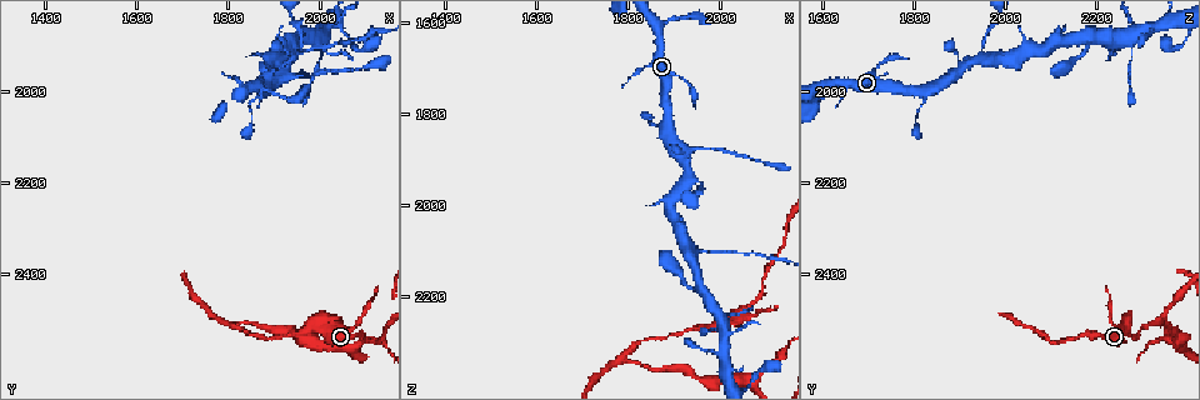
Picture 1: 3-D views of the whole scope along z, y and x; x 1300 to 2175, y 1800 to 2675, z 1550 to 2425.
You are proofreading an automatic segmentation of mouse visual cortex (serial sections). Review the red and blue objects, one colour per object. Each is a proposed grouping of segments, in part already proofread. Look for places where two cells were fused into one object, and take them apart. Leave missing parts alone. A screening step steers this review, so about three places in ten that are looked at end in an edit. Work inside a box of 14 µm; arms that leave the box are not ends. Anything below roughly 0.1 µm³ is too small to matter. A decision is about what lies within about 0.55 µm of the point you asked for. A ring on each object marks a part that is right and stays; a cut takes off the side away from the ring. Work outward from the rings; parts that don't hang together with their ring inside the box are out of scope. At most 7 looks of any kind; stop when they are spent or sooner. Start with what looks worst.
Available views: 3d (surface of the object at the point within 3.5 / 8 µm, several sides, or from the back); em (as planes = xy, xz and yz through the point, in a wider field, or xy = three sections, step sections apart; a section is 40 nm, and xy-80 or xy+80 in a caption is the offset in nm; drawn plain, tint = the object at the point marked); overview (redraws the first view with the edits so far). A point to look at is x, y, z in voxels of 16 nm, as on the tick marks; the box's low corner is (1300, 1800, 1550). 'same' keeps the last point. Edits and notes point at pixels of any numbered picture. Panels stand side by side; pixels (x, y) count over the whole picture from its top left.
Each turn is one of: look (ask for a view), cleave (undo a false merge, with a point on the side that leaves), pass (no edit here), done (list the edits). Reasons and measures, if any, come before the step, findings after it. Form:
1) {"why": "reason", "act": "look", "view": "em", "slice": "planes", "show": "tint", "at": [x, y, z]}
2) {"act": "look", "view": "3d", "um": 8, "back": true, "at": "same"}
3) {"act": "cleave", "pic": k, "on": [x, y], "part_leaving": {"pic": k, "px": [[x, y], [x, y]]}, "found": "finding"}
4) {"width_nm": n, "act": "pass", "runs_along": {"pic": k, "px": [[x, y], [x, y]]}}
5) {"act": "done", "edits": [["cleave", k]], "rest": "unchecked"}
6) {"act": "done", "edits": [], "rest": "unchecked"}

{"why": "abrupt turn", "act": "look", "view": "3d", "um": 8, "at": [1795, 2505, 2325]}

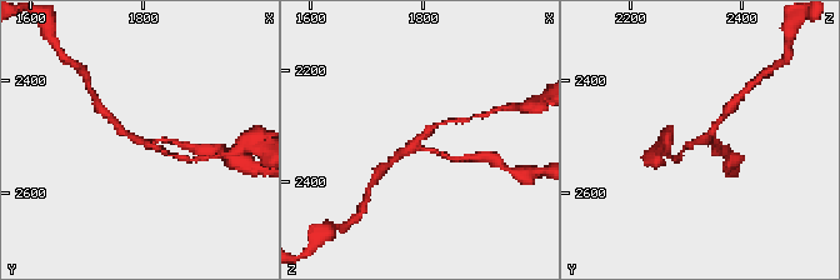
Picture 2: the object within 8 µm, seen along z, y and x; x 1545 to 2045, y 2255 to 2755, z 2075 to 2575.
{"arms": 3, "arm_widths_nm": [100, 150, 200], "act": "look", "view": "em", "slice": "xy", "step": 2, "show": "tint", "at": [1795, 2505, 2325]}

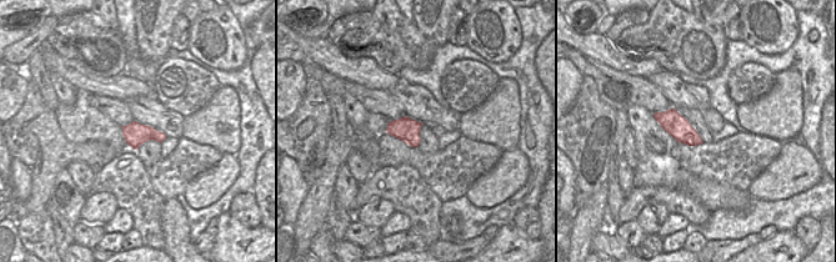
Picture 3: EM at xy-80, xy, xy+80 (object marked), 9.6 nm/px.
{"act": "pass", "runs_along": {"pic": 2, "px": [[683, 150], [693, 143], [716, 140]]}, "found": "one cell here"}

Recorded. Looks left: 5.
{"why": "a fork", "act": "look", "view": "3d", "um": 3.5, "at": [2065, 2560, 2385]}

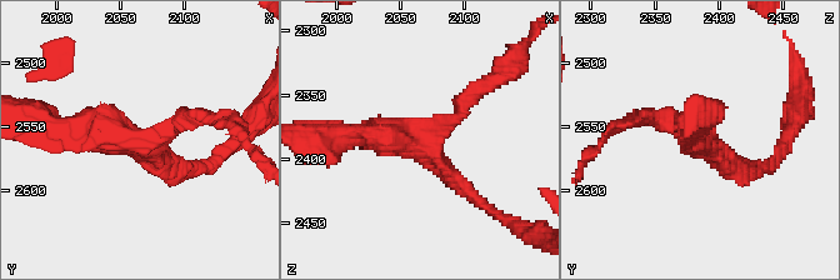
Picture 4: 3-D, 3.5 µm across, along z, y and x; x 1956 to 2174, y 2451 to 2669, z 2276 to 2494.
{"arms": 3, "arm_widths_nm": [200, 250, 250], "act": "look", "view": "em", "slice": "planes", "show": "tint", "at": [2070, 2562, 2382]}

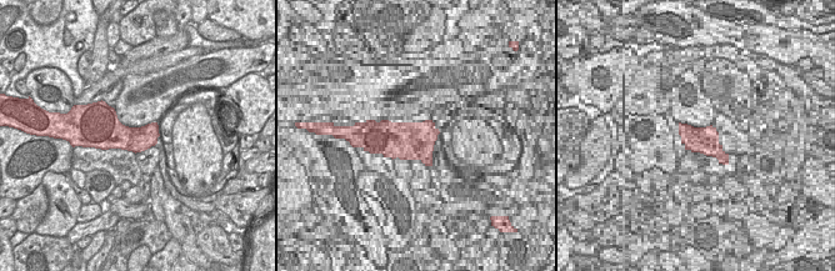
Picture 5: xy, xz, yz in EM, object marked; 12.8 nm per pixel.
{"act": "pass", "runs_along": {"pic": 4, "px": [[341, 135], [425, 138], [483, 90]]}, "found": "one cell here"}

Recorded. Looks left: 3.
{"why": "three-way junction", "act": "look", "view": "3d", "um": 8, "back": true, "at": [1910, 1965, 1880]}

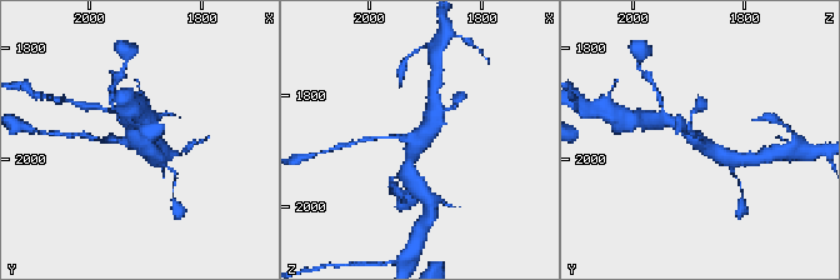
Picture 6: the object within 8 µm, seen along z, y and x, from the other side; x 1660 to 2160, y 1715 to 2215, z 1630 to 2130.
{"arms": 3, "arm_widths_nm": [150, 300, 450], "why": "need the tissue", "act": "look", "view": "em", "slice": "xy", "step": 3, "show": "tint", "at": [1910, 1970, 1885]}

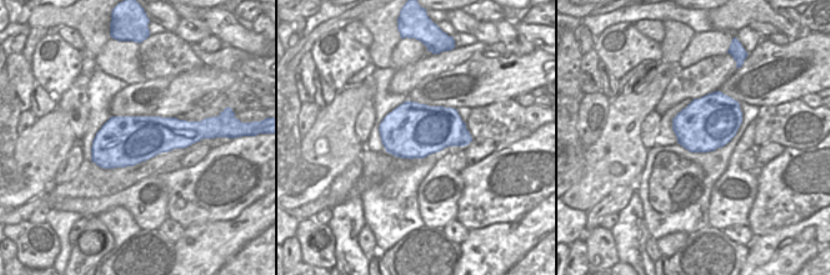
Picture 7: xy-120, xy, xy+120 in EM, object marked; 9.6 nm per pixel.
{"act": "pass", "runs_along": {"pic": 6, "px": [[725, 158], [671, 121]]}, "found": "one cell here"}

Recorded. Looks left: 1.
{"act": "done", "edits": [], "rest": "unchecked"}

